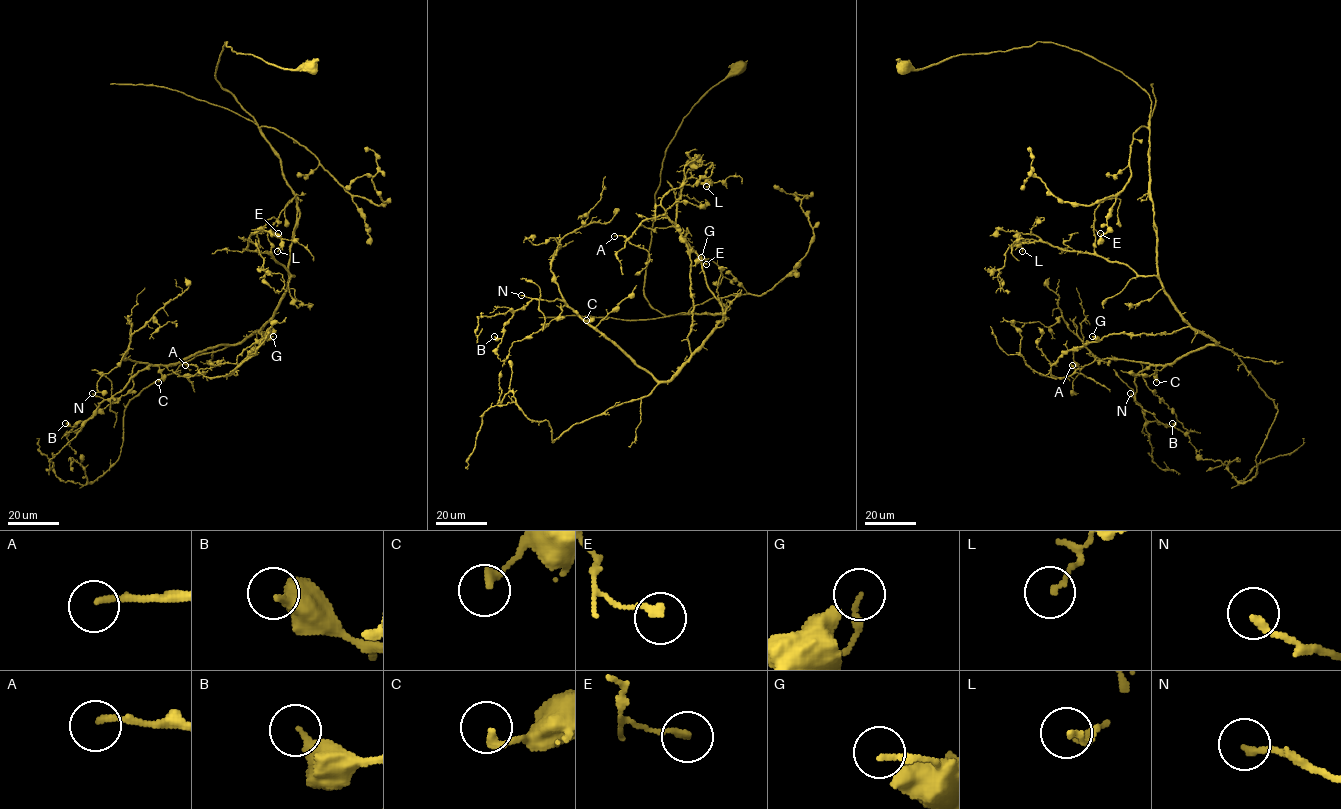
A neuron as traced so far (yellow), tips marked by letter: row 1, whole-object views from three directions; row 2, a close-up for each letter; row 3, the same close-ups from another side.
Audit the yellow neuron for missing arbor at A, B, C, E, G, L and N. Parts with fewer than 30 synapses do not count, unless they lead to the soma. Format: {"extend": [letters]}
{"extend": ["N"]}

